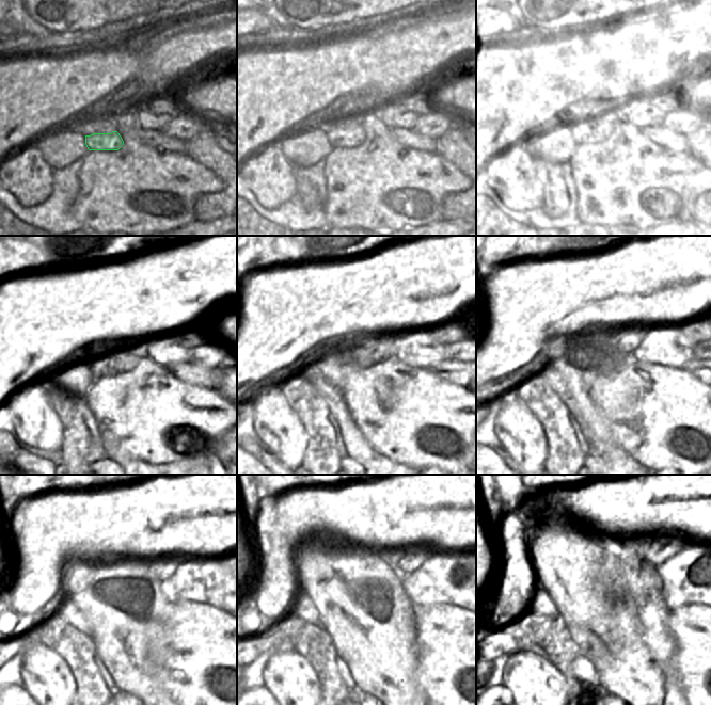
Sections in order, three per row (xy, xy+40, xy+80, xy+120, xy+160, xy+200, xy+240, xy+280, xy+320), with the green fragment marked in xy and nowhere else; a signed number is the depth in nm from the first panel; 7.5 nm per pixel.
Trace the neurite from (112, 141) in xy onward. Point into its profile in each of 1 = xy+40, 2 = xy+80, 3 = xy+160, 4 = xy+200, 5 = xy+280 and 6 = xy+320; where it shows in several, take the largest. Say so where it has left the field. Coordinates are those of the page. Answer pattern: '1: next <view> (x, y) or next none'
1: next xy+40 (346, 131)
2: next xy+80 (593, 127)
3: next xy+160 (372, 350)
4: next xy+200 (616, 342)
5: next xy+280 (380, 591)
6: next xy+320 (610, 591)

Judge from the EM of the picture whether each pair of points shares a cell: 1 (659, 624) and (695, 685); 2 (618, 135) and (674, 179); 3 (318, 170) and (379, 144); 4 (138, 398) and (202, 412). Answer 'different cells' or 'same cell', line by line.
1: different cells
2: same cell
3: different cells
4: same cell

